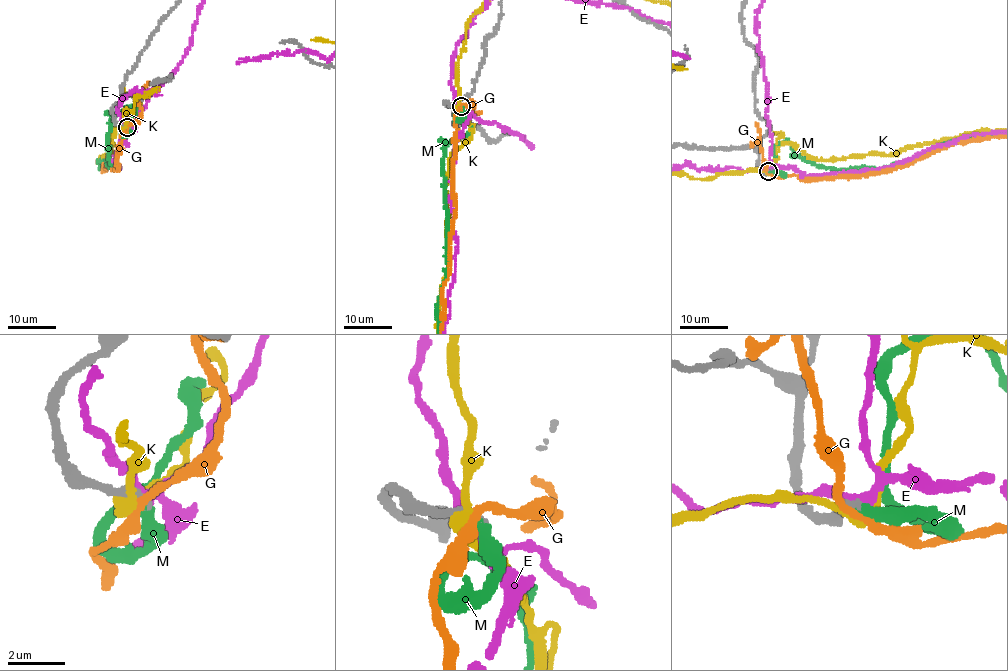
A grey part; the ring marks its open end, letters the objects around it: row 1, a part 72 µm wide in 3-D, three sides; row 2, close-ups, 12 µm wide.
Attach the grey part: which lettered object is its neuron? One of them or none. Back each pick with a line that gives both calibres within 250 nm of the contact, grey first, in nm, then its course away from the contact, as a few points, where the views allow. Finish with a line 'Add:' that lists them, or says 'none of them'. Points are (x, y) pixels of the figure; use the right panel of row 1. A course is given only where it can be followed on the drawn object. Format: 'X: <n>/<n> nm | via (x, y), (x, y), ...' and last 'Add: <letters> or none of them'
M: 380/320 nm
Add: M

